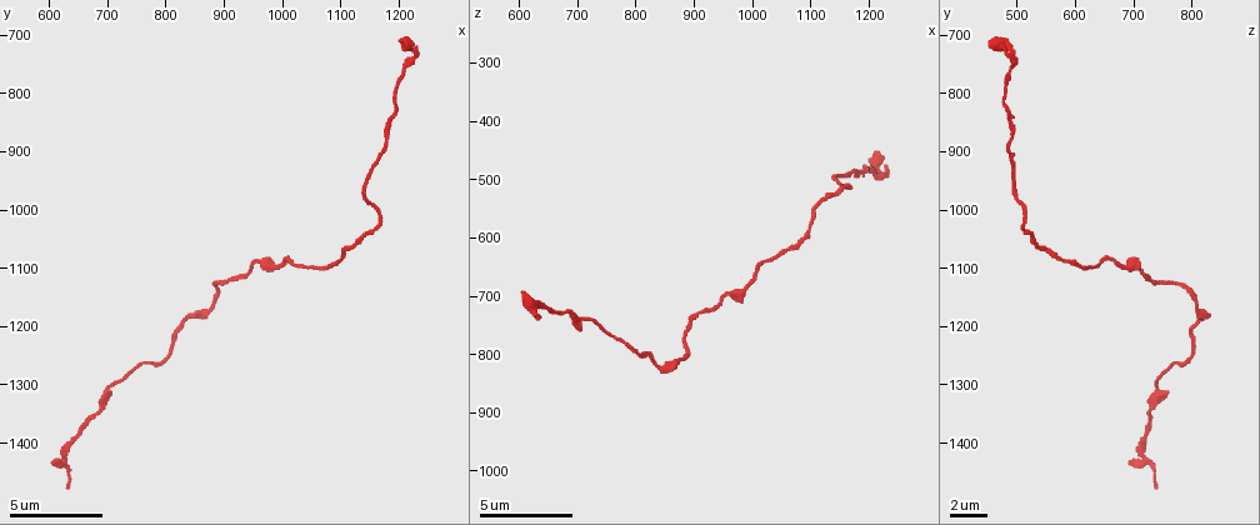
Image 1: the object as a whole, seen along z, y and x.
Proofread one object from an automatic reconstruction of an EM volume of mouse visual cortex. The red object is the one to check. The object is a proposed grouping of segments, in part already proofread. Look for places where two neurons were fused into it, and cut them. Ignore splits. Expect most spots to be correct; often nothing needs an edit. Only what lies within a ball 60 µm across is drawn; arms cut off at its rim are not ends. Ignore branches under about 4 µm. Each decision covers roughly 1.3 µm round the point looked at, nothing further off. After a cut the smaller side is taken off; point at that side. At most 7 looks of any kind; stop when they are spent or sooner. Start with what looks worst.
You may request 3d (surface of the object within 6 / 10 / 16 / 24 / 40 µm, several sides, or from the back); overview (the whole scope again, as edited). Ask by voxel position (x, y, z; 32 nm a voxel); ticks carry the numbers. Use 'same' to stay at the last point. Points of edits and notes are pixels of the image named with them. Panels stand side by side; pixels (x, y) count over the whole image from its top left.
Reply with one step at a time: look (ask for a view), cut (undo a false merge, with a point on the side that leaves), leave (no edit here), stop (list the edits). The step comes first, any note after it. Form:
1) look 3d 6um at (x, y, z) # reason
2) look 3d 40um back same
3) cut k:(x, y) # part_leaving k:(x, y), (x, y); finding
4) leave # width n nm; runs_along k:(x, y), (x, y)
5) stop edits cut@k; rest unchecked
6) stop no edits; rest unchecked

look 3d 10um at (690, 1335, 735) # two arms in line, one across

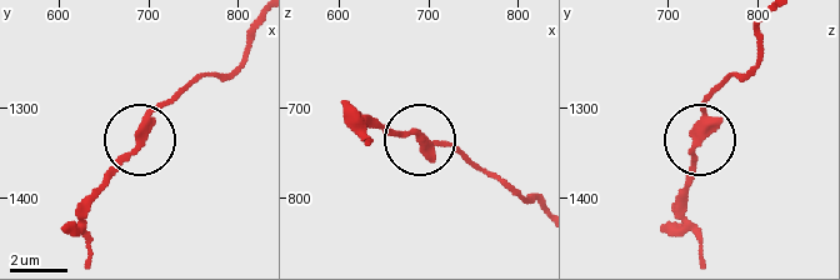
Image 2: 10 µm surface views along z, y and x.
leave # arms 3; runs_along 2:(760, 23), (758, 58), (703, 110), (688, 199); continuous, no second neuron

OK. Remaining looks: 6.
look 3d 10um at (890, 1135, 800) # thick turns thin

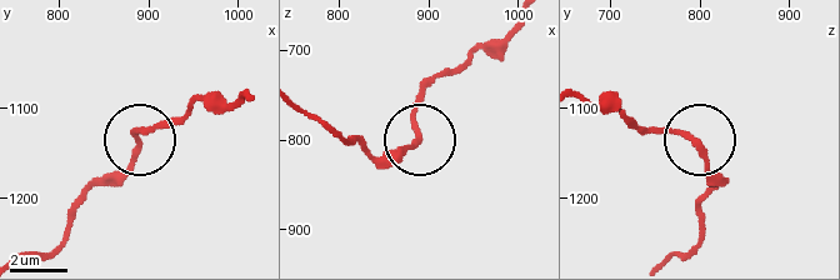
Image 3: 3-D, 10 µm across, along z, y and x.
look 3d 6um at (885, 1140, 800)

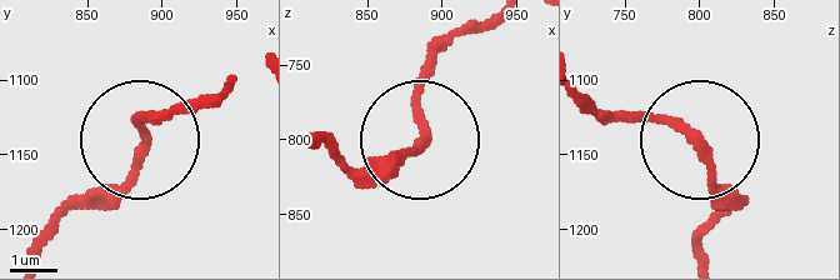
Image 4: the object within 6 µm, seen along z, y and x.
leave # all the same neuron

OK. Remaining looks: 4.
look 3d 10um at (985, 1095, 690)

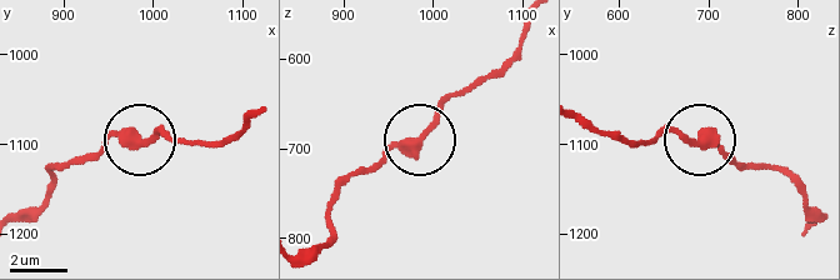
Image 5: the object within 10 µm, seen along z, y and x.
leave # width 350 nm; continuous, no second neuron

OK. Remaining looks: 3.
look 3d 6um at (1210, 755, 490) # sudden change in width

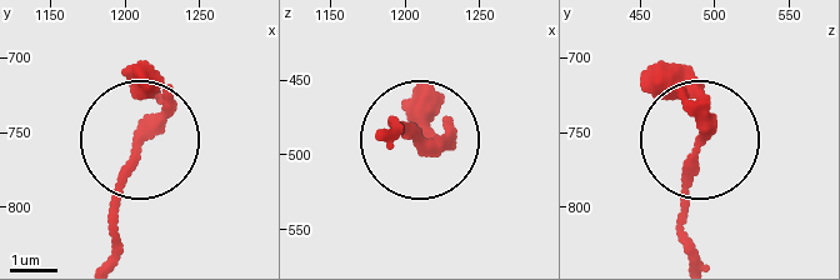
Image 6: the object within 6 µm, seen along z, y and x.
look 3d 6um back at (1210, 752, 492)

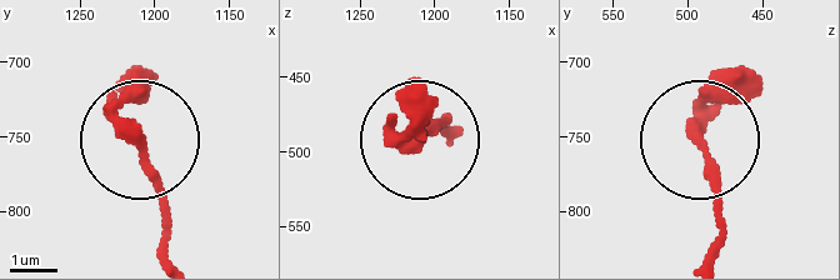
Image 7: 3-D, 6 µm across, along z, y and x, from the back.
leave # runs_along 7:(164, 253), (160, 181), (140, 138); all the same neuron

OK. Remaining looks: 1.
stop no edits; rest unchecked

